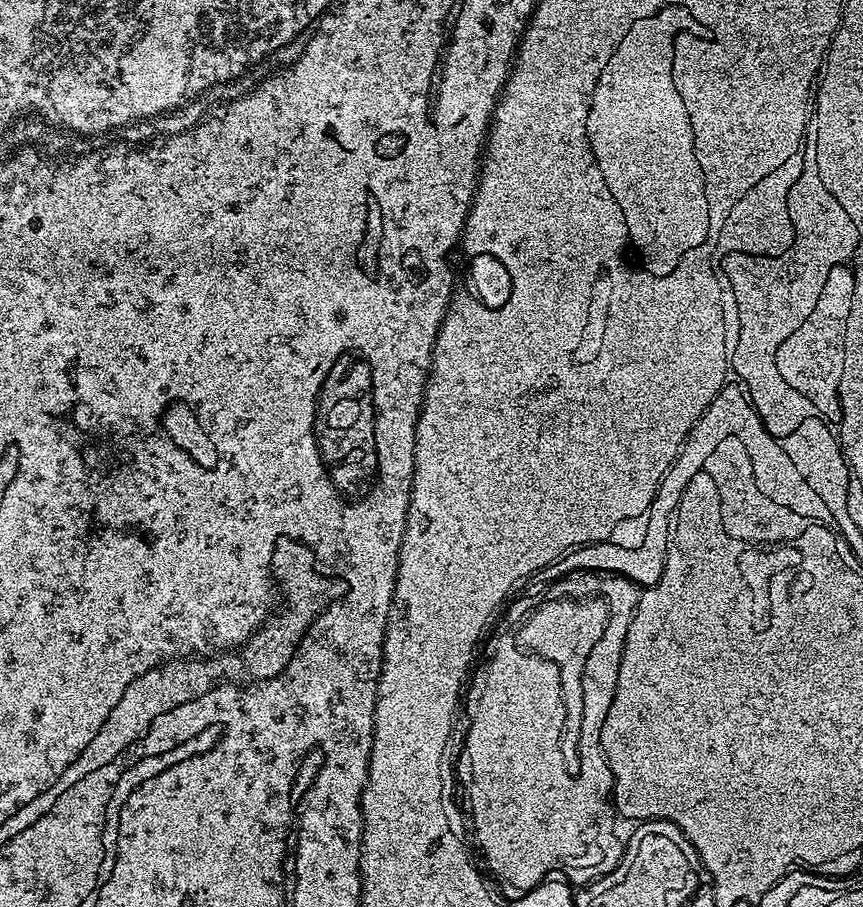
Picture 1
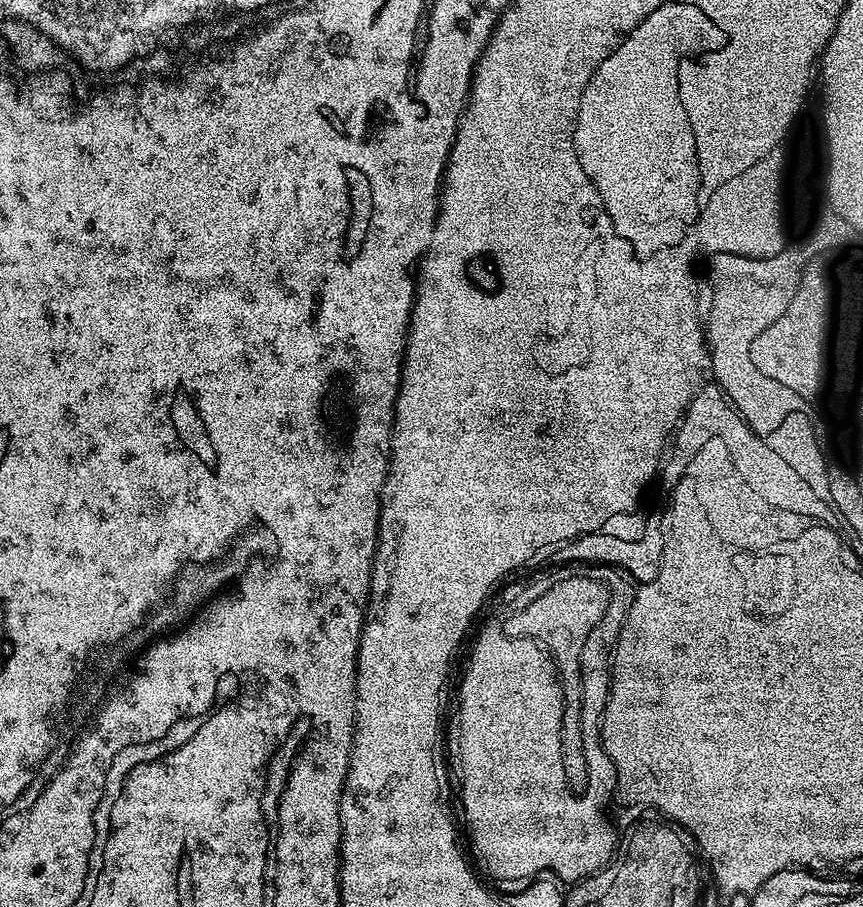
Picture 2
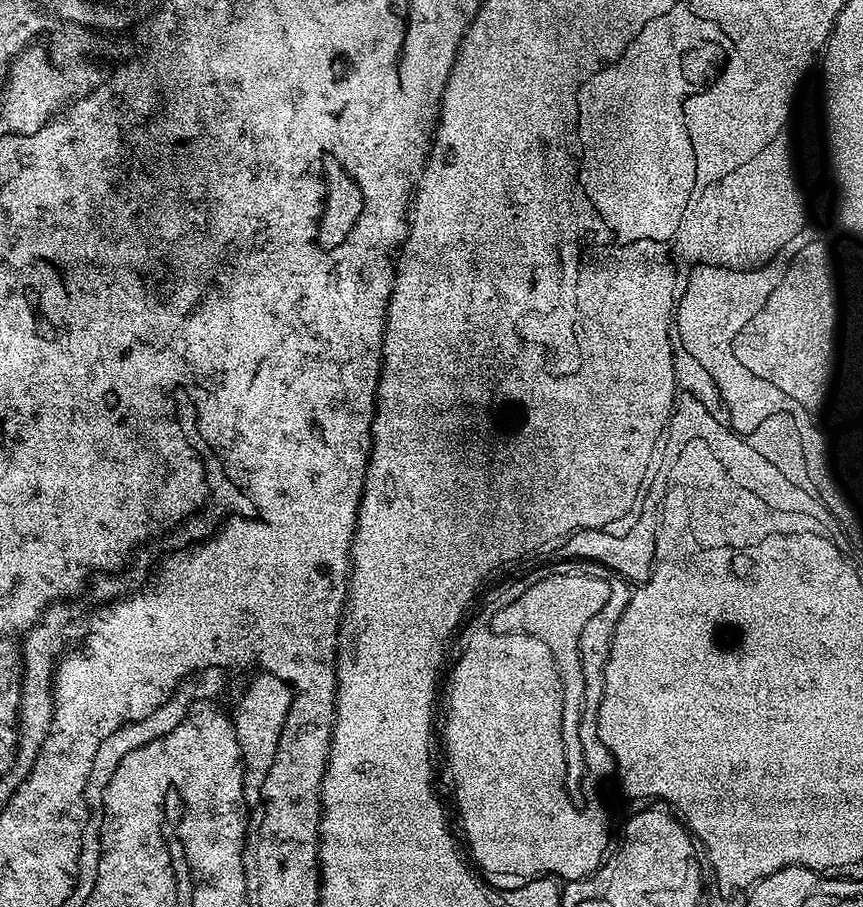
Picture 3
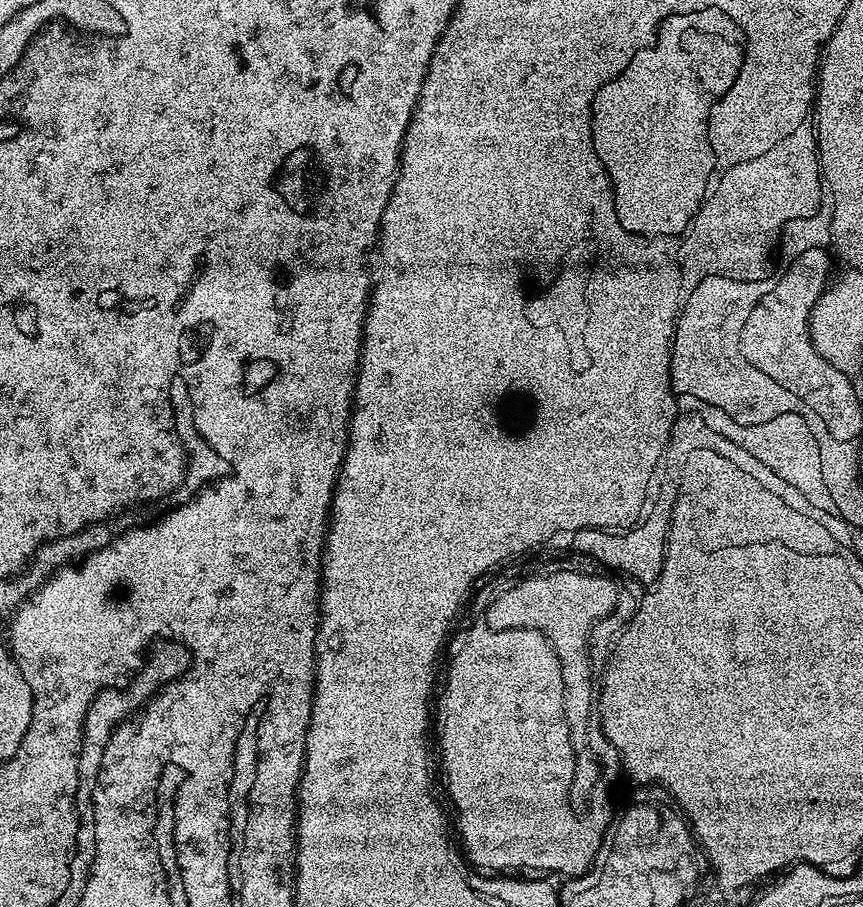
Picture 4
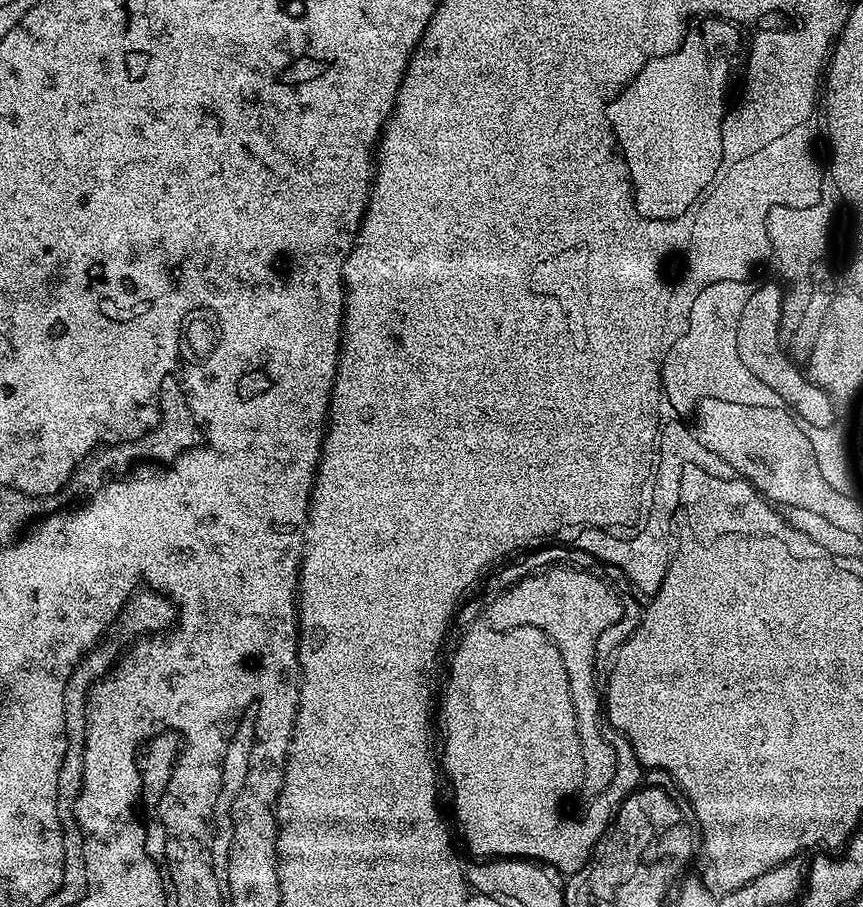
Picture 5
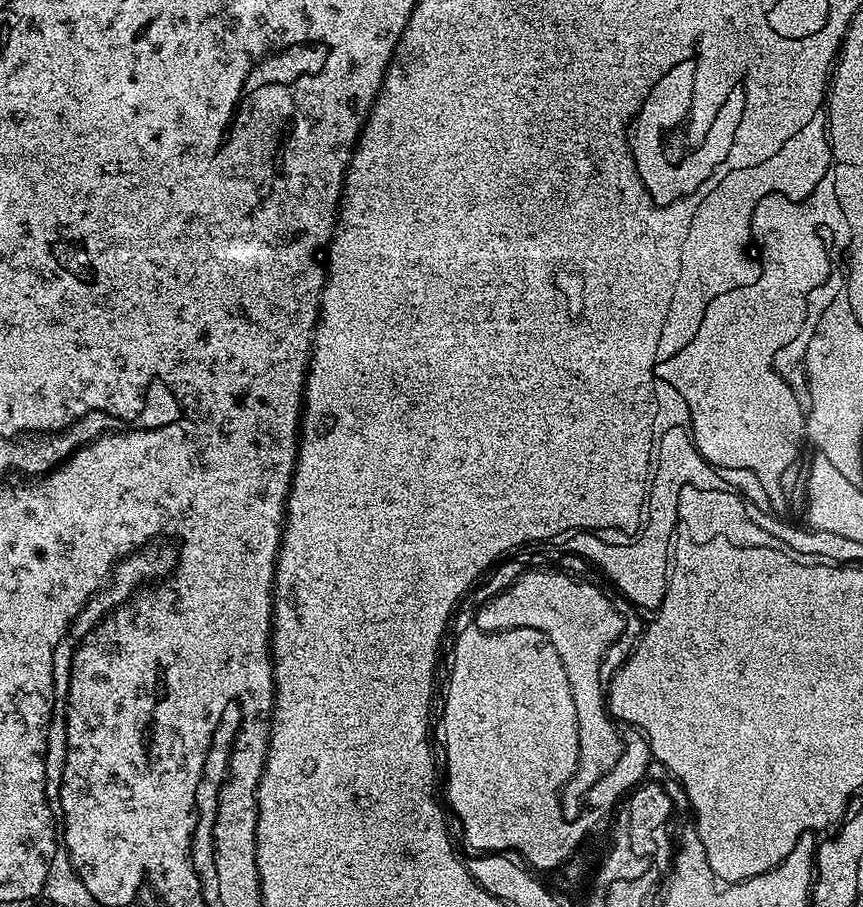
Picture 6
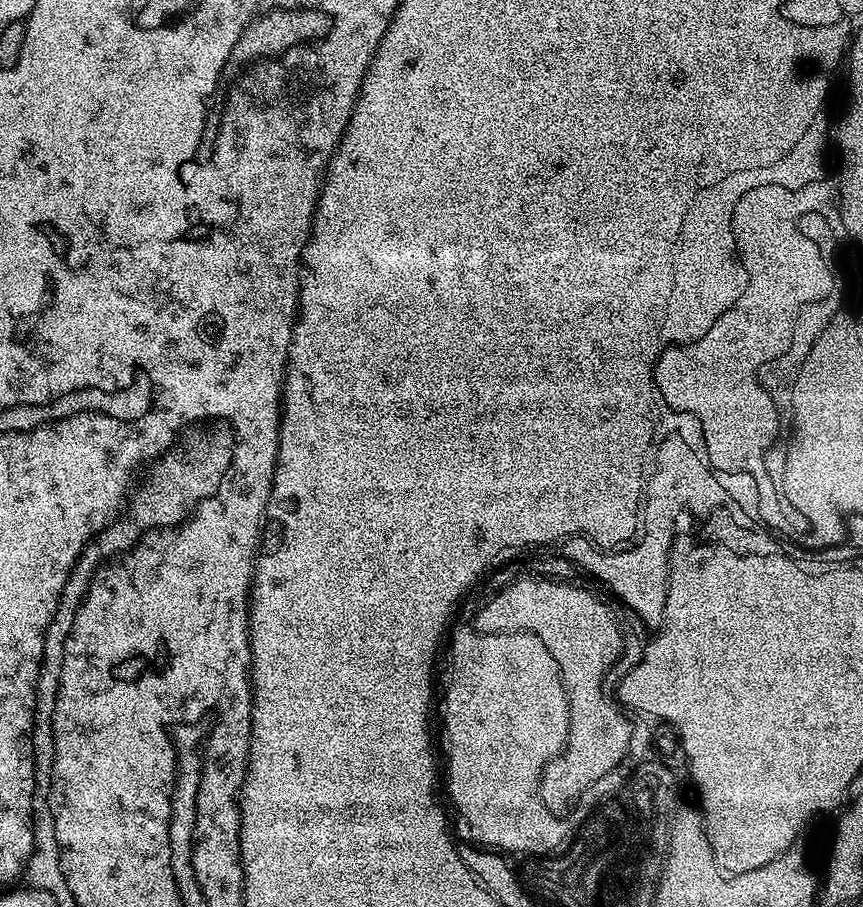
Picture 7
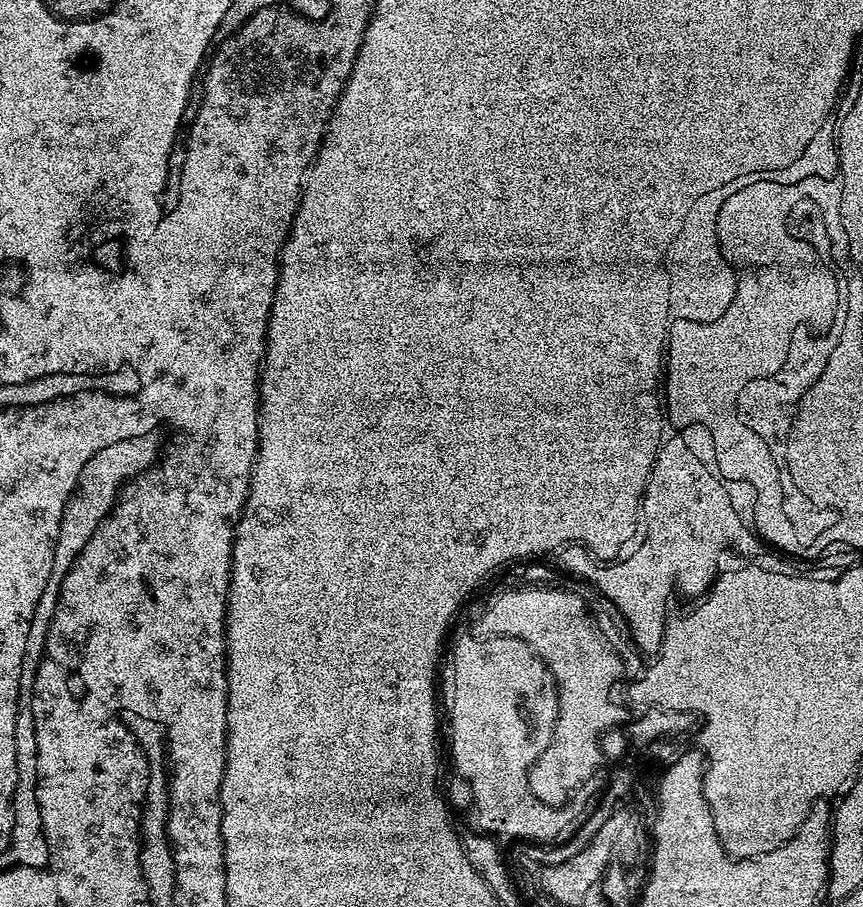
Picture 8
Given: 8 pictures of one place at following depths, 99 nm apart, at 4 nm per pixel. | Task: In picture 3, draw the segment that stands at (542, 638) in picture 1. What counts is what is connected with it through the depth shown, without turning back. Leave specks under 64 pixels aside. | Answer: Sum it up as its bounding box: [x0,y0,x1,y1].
[491,572,611,748]

